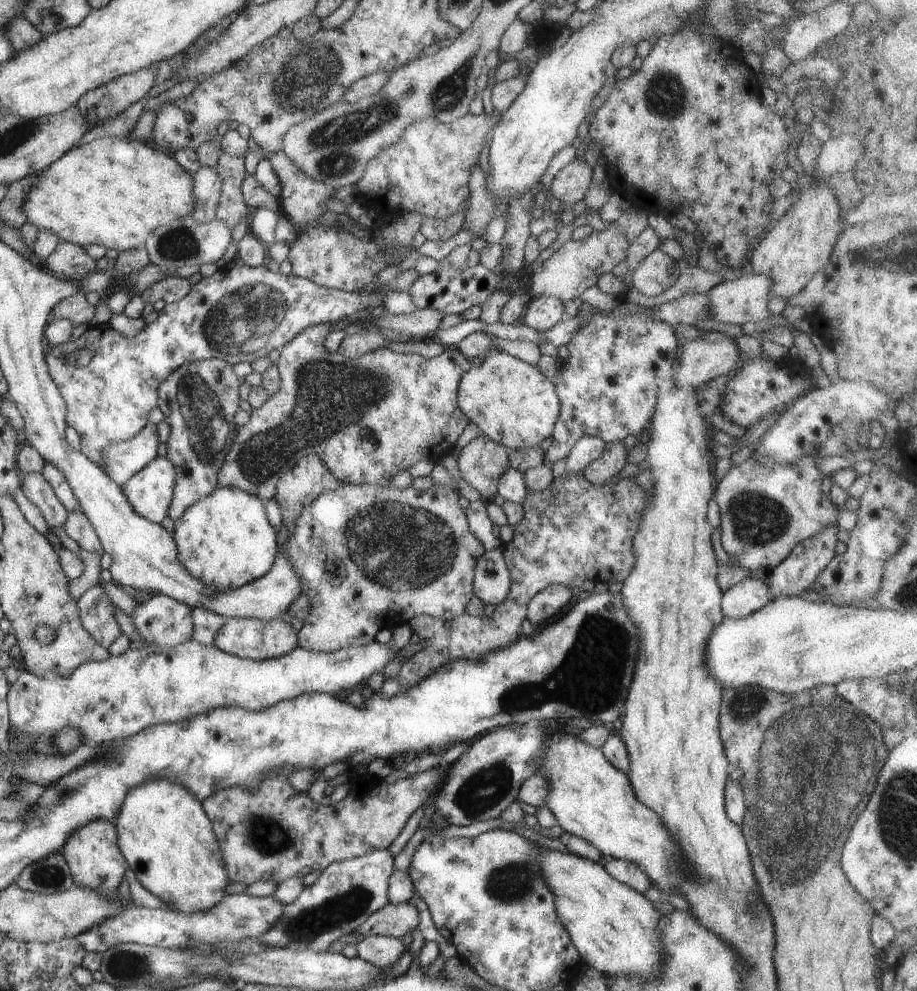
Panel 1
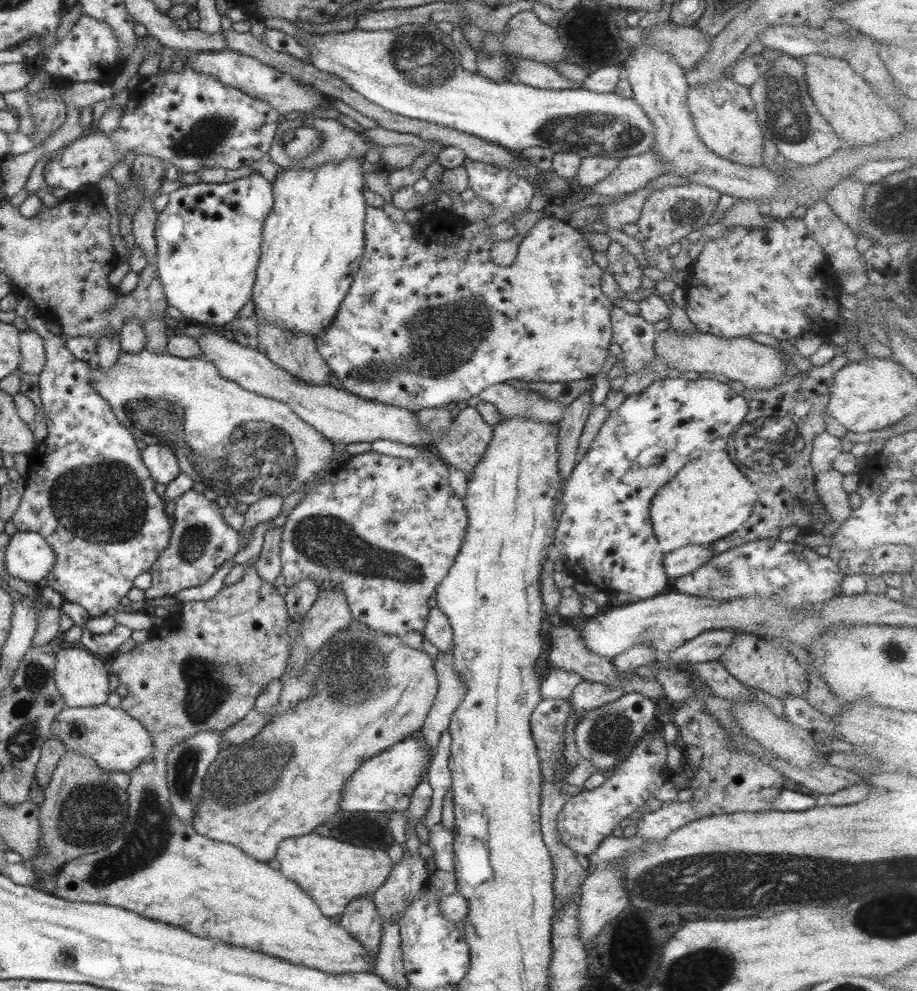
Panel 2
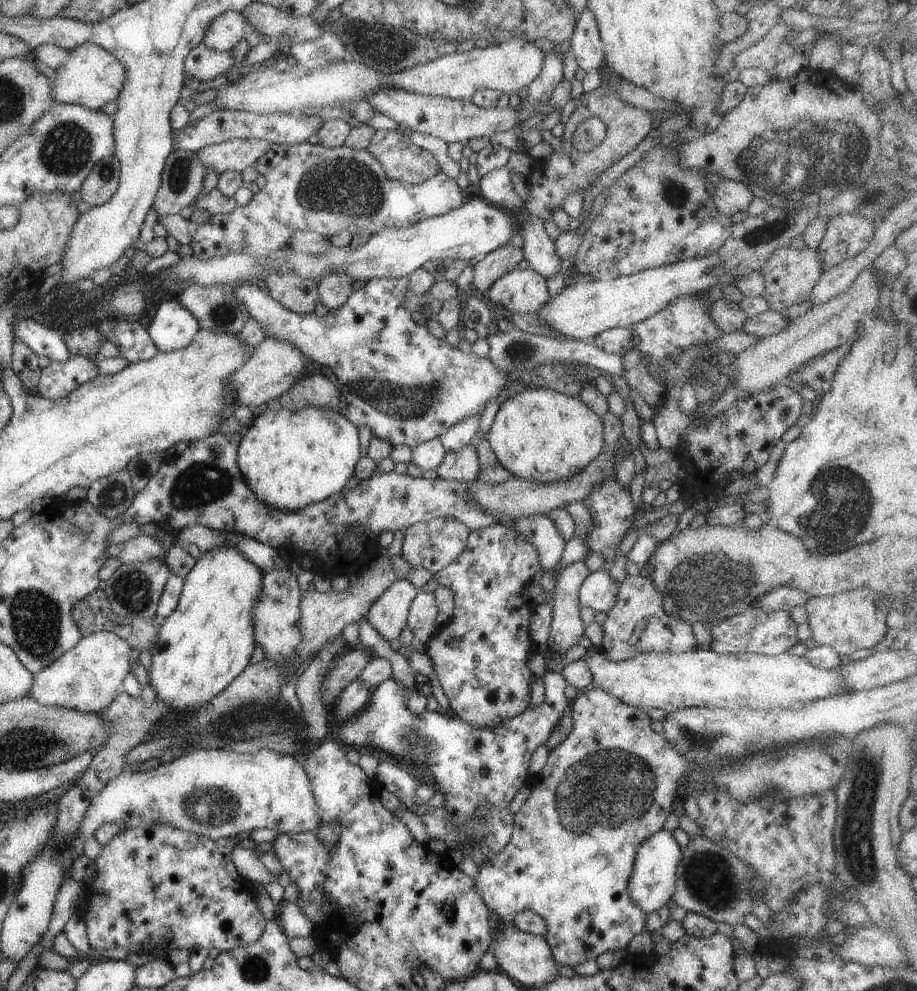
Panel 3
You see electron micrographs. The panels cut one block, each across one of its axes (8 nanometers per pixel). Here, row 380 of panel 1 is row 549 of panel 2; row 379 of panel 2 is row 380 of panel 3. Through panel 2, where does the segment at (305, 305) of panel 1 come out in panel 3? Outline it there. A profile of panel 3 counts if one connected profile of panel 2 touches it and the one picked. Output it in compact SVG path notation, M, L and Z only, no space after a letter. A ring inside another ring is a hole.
M70 356L61 361L51 361L40 370L40 377L34 390L49 400L57 400L97 376L96 358Z

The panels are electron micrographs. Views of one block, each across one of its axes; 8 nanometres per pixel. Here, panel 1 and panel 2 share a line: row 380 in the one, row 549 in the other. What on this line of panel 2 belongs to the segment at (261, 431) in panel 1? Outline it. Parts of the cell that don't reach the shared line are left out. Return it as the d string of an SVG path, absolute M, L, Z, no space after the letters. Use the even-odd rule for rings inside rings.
M425 446L419 447L419 454L411 460L403 460L400 457L383 455L375 451L367 451L362 454L351 455L349 464L336 465L336 467L322 476L306 490L305 494L288 515L282 527L281 543L279 543L280 570L284 578L283 586L288 589L291 585L302 580L312 580L318 590L324 588L338 588L345 597L345 603L349 607L349 613L353 621L362 626L368 626L383 635L389 635L404 639L407 632L419 632L422 634L424 624L429 614L427 601L435 593L435 587L445 578L449 567L458 556L459 549L465 530L467 528L467 517L464 505L448 483L447 465L440 459L439 455Z

